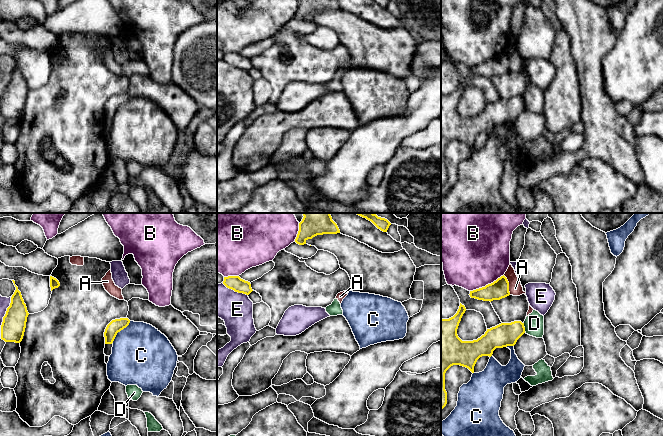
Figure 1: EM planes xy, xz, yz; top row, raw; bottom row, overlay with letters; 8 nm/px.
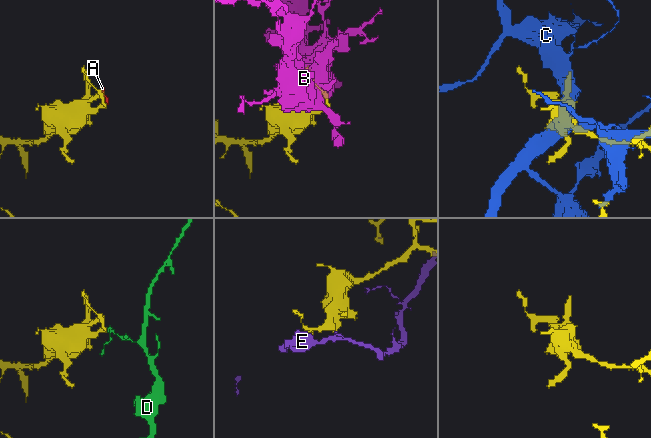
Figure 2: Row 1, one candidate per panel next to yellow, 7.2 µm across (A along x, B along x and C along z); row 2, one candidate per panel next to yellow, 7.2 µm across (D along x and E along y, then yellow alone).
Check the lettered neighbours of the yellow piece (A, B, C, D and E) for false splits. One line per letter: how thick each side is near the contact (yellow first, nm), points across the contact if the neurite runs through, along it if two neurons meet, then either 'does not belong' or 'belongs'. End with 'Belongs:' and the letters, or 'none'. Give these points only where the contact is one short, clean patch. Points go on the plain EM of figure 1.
A: 150/110 nm | does not belong
B: 150/500 nm | does not belong
C: 110/460 nm | does not belong
D: 190/160 nm | along yz (523, 99), (525, 107) | does not belong
E: 120/280 nm | does not belong
Belongs: none

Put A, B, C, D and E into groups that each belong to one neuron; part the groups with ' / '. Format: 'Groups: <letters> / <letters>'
Groups: A D / B / C / E

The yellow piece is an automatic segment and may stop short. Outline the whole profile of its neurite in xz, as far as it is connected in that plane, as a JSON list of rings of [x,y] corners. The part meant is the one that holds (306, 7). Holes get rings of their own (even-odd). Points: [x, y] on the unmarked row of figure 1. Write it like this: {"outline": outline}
{"outline": [[[299,0],[295,18],[299,21],[304,21],[308,15],[312,15],[317,11],[337,9],[340,9],[337,0]]]}

